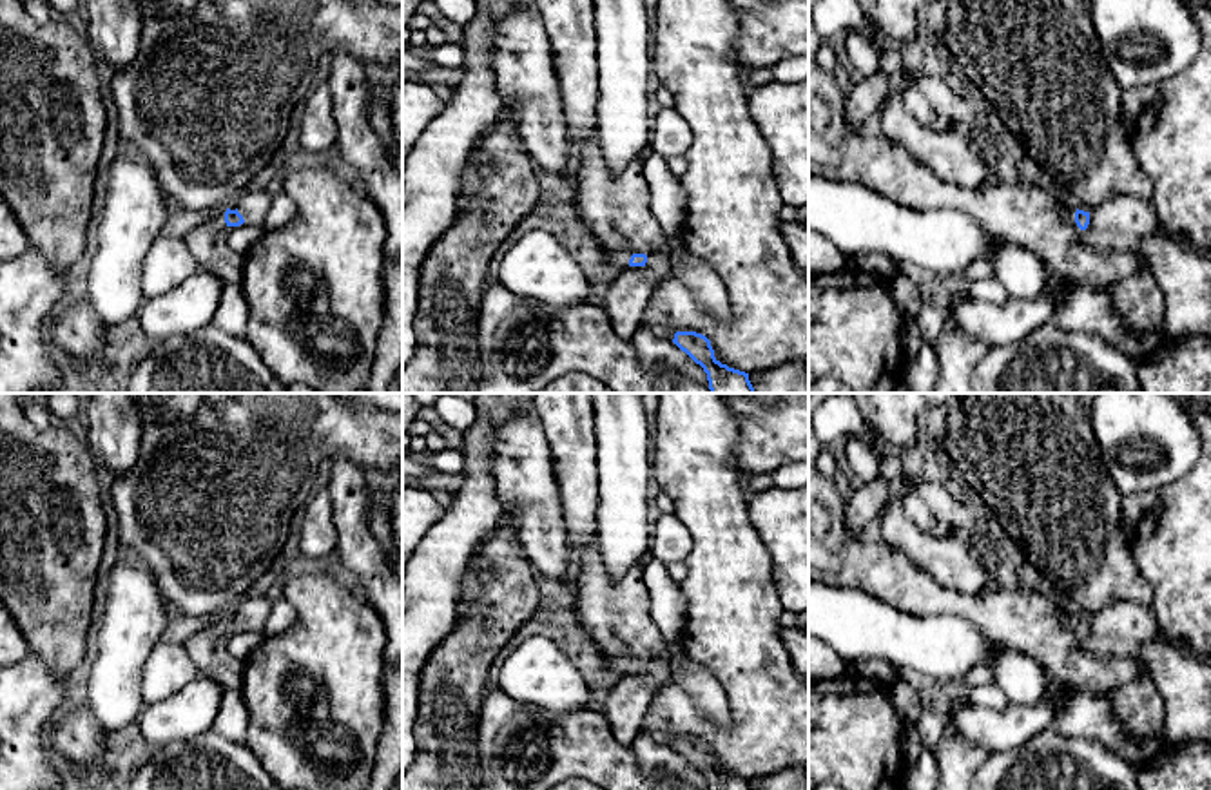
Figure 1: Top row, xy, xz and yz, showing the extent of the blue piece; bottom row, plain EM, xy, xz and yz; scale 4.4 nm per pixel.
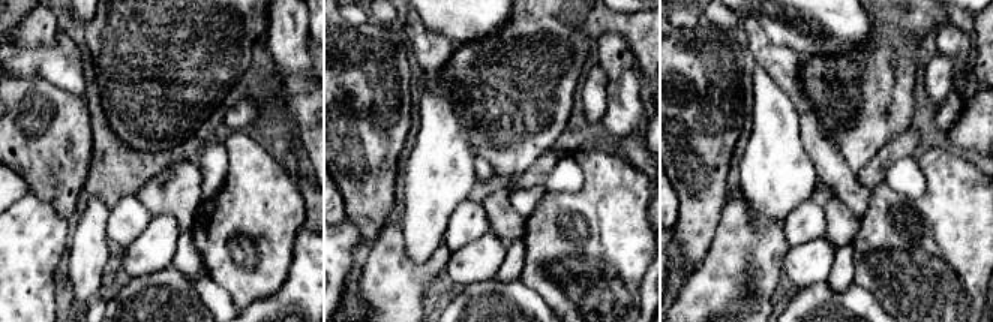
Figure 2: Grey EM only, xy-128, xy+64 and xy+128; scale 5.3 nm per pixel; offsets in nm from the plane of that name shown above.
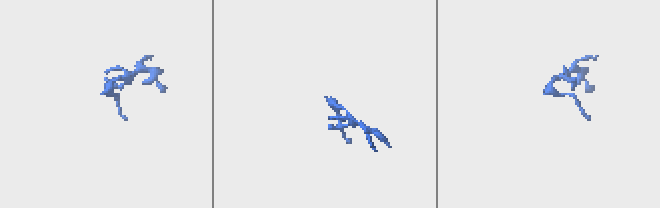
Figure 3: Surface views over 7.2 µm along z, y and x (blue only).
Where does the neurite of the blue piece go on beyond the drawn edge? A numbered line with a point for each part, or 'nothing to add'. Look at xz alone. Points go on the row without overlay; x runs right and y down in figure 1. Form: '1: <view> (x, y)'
1: xz (615, 613)

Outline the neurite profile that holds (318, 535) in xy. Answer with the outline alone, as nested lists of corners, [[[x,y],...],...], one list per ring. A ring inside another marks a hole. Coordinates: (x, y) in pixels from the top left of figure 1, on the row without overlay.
[[[328,489],[317,491],[306,502],[301,527],[299,551],[310,565],[335,549],[339,540]]]

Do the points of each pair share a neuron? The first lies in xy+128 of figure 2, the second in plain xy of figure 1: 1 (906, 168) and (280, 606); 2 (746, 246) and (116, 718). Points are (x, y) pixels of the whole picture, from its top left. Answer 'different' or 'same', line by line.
1: same
2: different

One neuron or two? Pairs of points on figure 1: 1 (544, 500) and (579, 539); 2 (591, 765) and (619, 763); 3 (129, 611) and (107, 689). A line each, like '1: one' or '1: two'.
1: two
2: one
3: one

